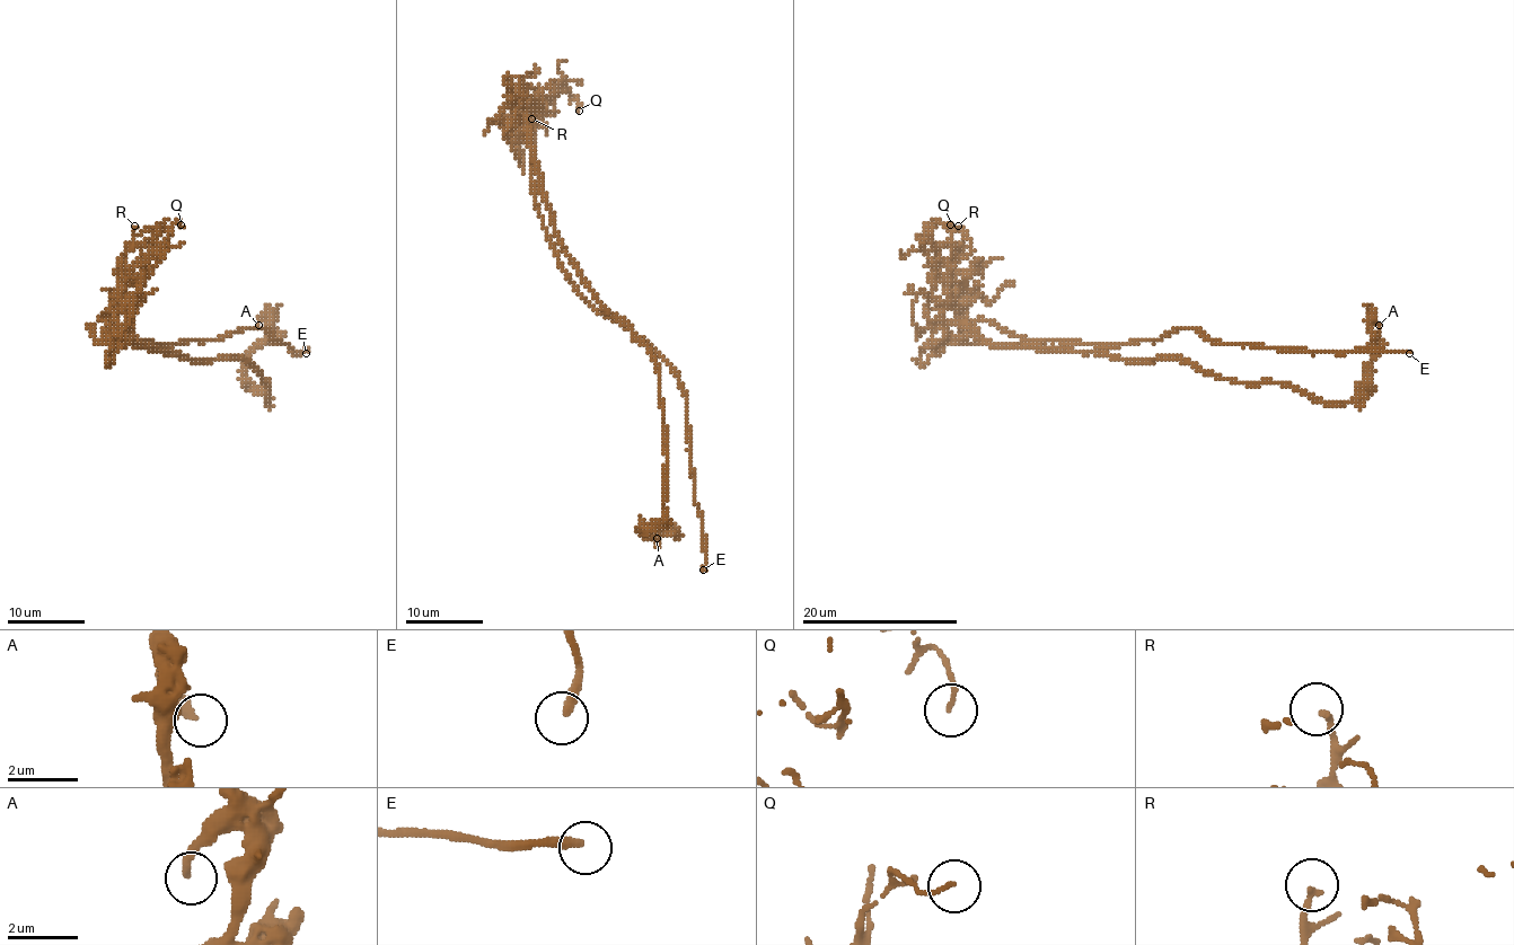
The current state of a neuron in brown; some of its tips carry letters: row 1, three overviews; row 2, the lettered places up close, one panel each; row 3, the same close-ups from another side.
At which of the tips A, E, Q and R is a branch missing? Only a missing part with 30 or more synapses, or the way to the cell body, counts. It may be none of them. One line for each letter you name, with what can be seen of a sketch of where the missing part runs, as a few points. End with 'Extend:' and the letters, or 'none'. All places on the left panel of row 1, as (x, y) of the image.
E: missing branch runs (306, 353), (251, 359), (208, 405), (207, 416)
Extend: E

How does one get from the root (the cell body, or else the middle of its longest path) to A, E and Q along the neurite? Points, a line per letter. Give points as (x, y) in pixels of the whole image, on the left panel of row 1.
A: (137, 343), (202, 362), (247, 360), (269, 386), (266, 403), (245, 362), (266, 337), (271, 316), (258, 325)
E: (137, 343), (129, 321), (138, 341), (159, 345), (264, 329), (279, 343), (306, 353)
Q: (137, 343), (131, 319), (138, 297), (140, 271), (172, 233), (173, 224), (177, 220), (181, 224)

